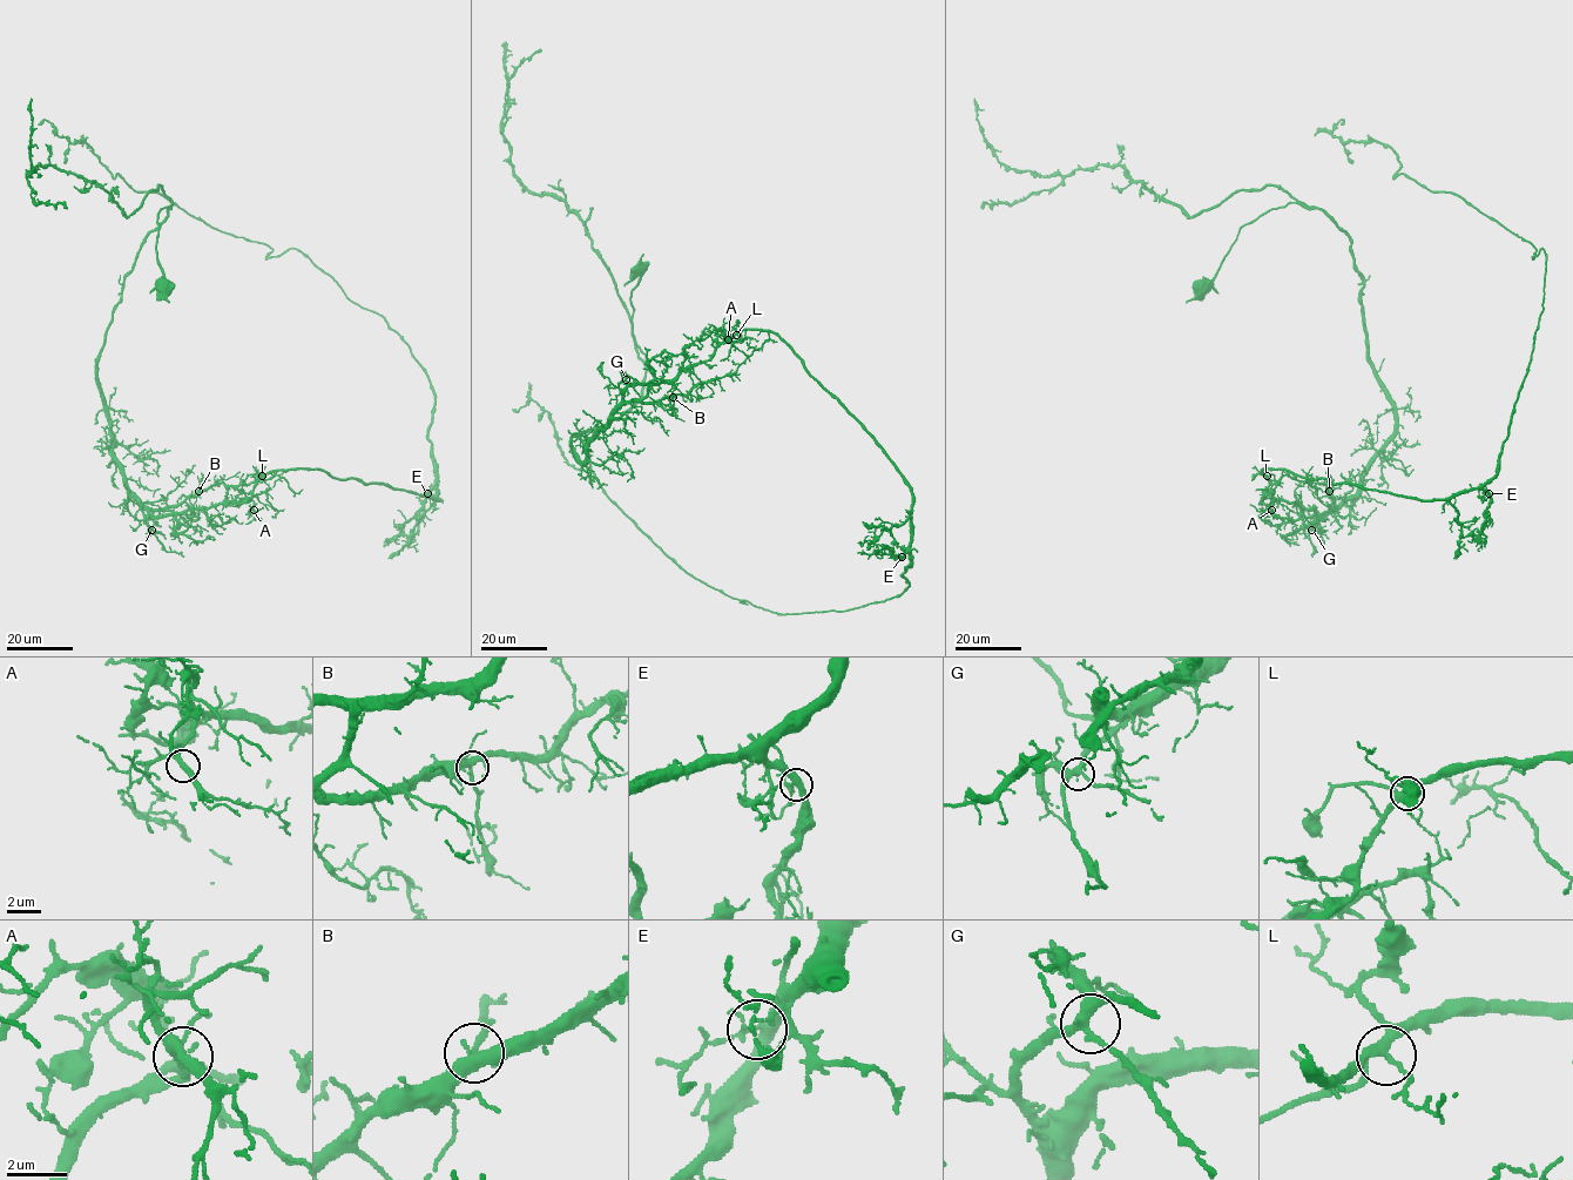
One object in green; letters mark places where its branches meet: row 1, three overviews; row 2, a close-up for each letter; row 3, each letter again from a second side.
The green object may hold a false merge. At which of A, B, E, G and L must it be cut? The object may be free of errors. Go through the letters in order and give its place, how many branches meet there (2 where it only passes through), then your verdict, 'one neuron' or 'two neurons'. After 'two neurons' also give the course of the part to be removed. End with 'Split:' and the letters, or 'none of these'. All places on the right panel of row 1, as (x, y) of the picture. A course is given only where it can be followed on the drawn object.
A: (1271, 510) | 4 | one neuron
B: (1329, 491) | 4 | one neuron
E: (1489, 493) | 4 | one neuron
G: (1311, 530) | 4 | one neuron
L: (1267, 476) | 4 | two neurons | (1266, 477), (1420, 500), (1477, 490), (1541, 312), (1541, 248), (1393, 179), (1398, 156), (1343, 142), (1341, 125)
Split: L

